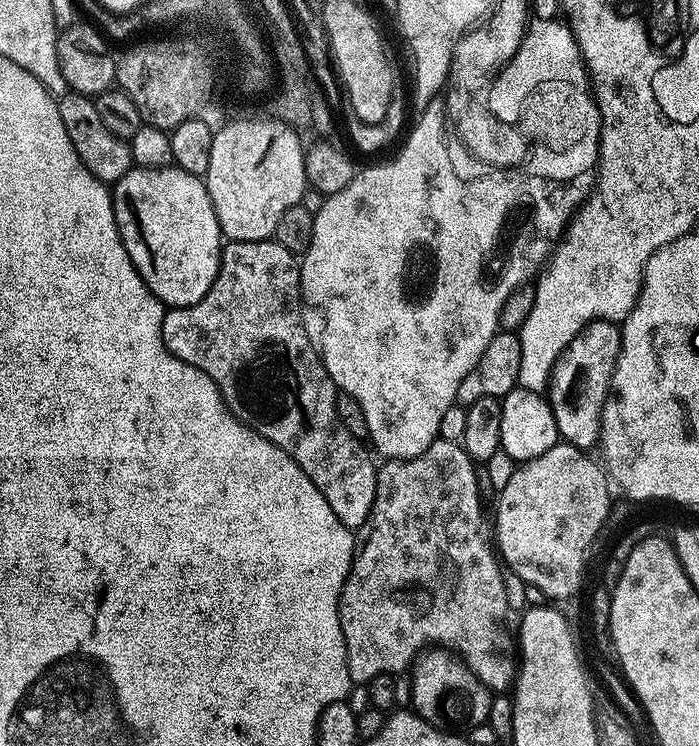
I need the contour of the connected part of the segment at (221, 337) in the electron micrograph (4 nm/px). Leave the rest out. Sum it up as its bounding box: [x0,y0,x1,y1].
[160,238,378,530]

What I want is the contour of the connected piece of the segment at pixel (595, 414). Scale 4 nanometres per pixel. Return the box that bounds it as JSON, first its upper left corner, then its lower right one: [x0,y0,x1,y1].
[546,320,621,450]

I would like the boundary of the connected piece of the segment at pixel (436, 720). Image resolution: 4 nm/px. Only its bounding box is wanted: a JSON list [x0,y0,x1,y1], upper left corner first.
[411,650,493,730]

